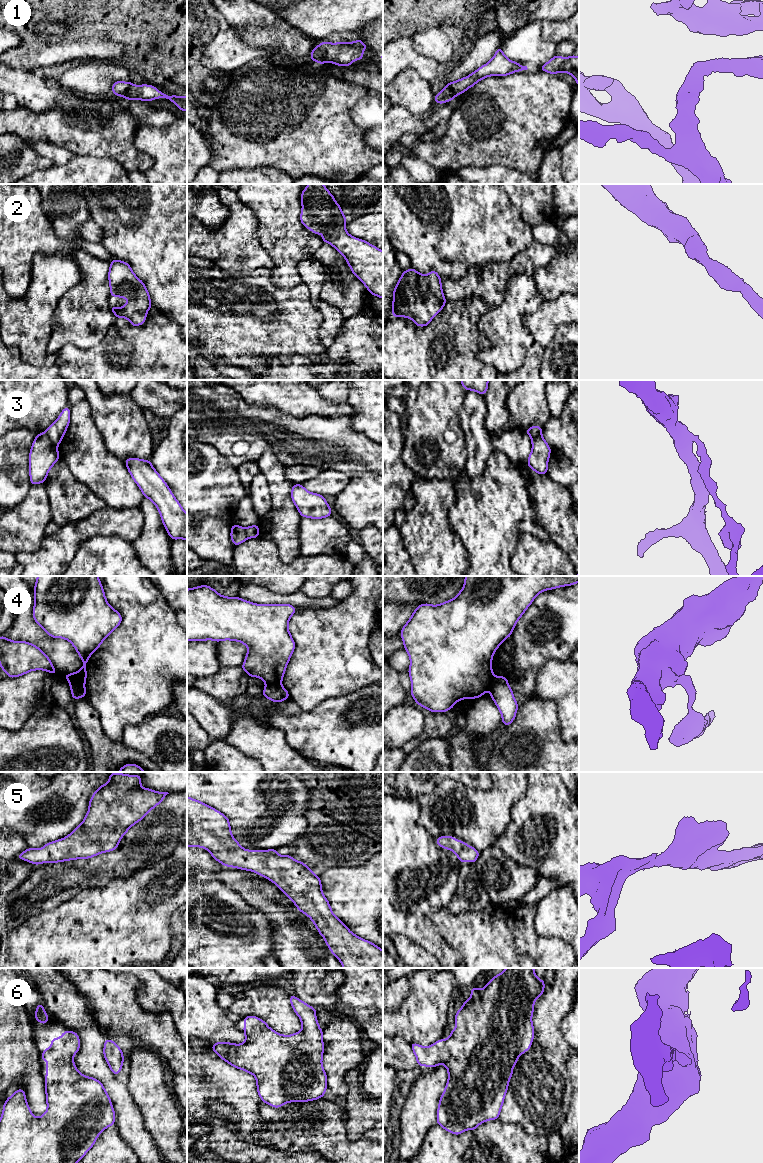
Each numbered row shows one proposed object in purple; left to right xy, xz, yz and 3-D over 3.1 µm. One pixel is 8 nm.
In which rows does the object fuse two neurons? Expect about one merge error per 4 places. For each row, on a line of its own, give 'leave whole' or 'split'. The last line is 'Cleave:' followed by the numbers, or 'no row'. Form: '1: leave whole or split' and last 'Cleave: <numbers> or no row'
1: leave whole
2: leave whole
3: split
4: split
5: leave whole
6: leave whole
Cleave: 3, 4

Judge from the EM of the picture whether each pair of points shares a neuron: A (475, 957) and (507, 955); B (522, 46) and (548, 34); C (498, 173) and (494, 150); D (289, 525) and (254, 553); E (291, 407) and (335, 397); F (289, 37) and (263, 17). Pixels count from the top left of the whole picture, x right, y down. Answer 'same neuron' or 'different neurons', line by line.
A: same neuron
B: different neurons
C: different neurons
D: different neurons
E: different neurons
F: same neuron

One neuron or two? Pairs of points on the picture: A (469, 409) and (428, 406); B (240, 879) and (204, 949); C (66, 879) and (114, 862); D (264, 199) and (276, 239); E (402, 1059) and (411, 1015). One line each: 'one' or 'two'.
A: two
B: two
C: one
D: one
E: two

